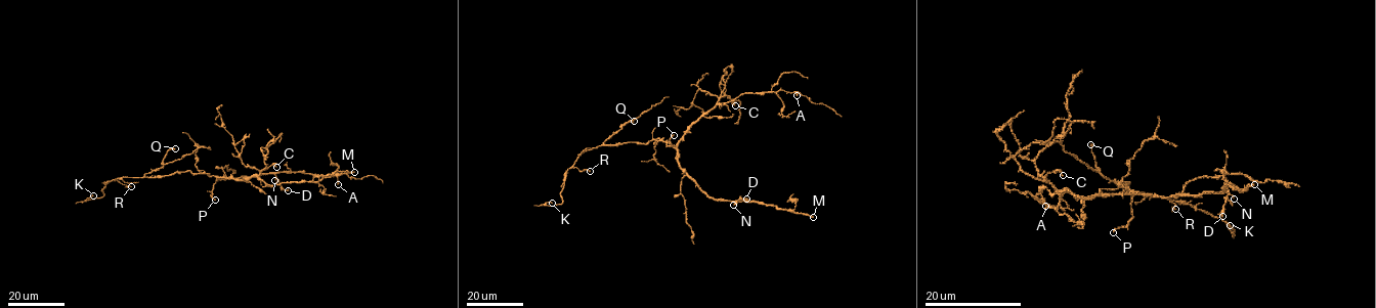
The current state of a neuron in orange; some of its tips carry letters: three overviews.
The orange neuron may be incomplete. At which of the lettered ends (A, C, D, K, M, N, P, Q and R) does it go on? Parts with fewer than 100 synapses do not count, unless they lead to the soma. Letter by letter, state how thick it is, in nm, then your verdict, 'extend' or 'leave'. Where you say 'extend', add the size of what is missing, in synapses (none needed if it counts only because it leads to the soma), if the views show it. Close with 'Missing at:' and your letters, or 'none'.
A: 170 nm | leave
C: 160 nm | leave
D: 190 nm | leave
K: 150 nm | leave
M: 260 nm | extend
N: 150 nm | leave
P: 170 nm | leave
Q: 240 nm | leave
R: 110 nm | leave
Missing at: M

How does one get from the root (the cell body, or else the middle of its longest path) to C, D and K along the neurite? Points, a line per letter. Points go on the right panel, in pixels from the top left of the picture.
C: (1125, 193), (1076, 196), (1066, 189), (1058, 189), (1045, 179), (1055, 171), (1061, 171), (1063, 175)
D: (1125, 193), (1175, 196), (1221, 192), (1227, 187), (1228, 200), (1222, 216)
K: (1125, 193), (1133, 191), (1121, 187), (1126, 181), (1130, 193), (1184, 202), (1221, 219), (1234, 232), (1230, 225)

